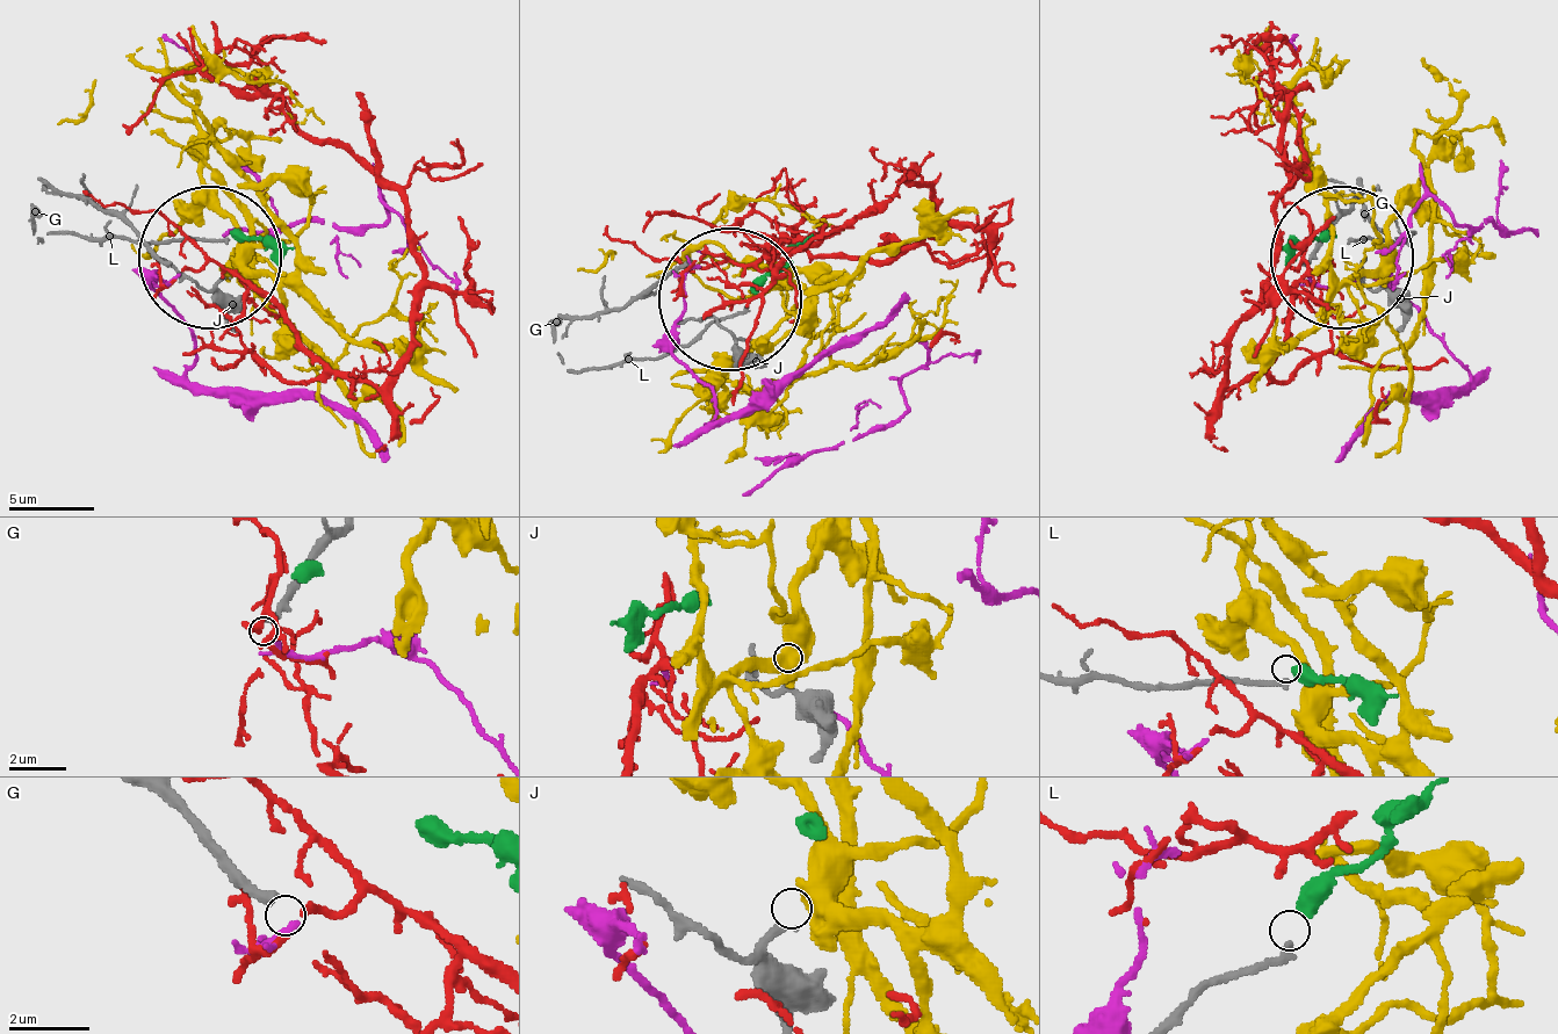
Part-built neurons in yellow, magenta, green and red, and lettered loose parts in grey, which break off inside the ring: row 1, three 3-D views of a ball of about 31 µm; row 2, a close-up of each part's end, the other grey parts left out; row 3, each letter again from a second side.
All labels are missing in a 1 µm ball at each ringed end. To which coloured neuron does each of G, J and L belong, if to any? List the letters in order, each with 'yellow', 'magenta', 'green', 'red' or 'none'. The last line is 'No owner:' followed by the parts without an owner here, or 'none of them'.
G: none
J: yellow
L: green
No owner: G

